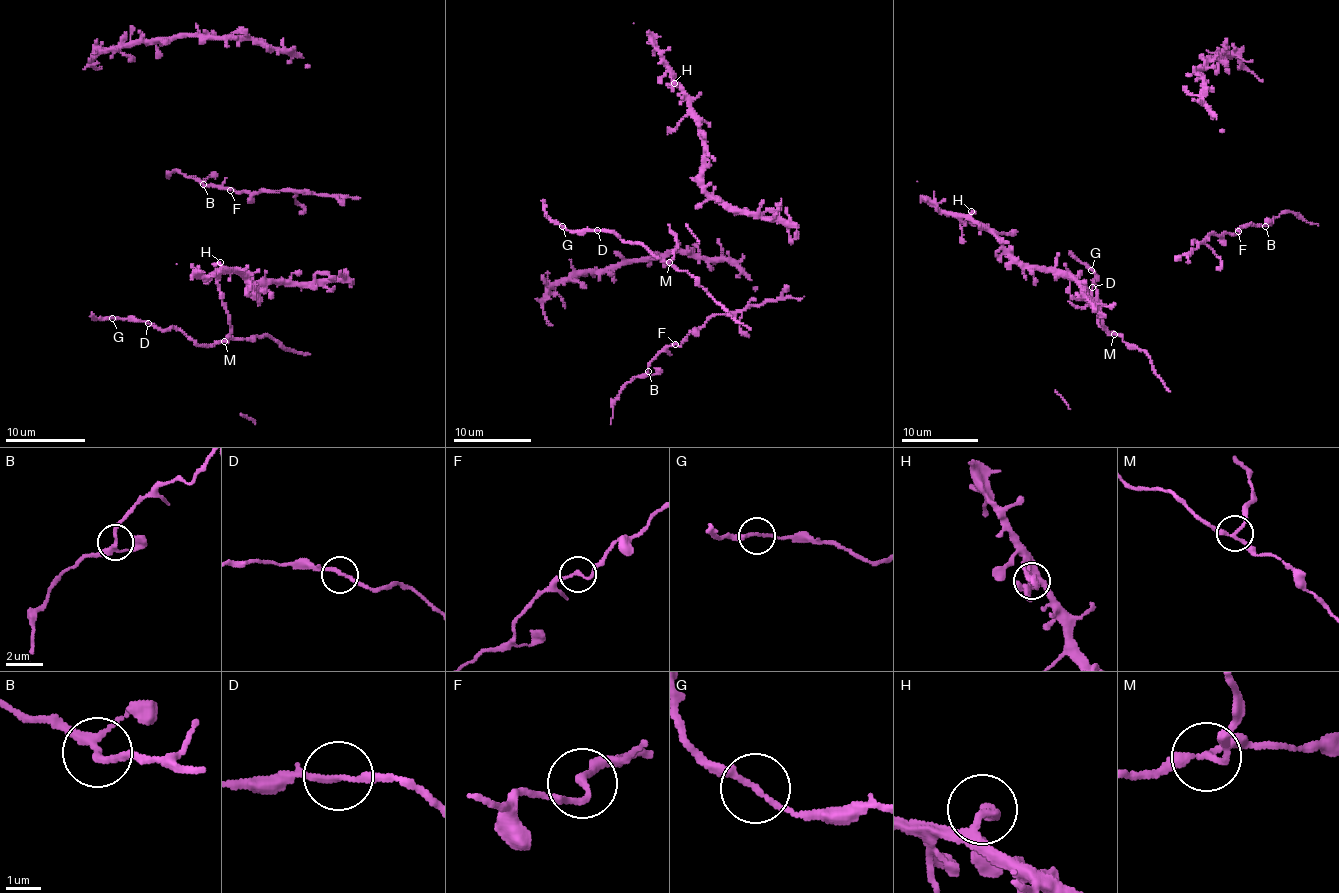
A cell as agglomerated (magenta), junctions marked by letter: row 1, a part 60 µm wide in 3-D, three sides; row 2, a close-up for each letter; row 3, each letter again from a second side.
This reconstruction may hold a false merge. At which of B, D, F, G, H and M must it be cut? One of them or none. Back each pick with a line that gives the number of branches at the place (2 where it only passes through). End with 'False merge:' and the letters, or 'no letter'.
M: branches 3
False merge: M

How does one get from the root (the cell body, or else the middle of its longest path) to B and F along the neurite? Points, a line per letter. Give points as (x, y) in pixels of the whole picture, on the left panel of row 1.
B: (344, 205), (338, 198), (315, 192), (263, 189), (250, 193), (203, 184)
F: (344, 205), (338, 198), (315, 192), (263, 189), (250, 193), (230, 190)

